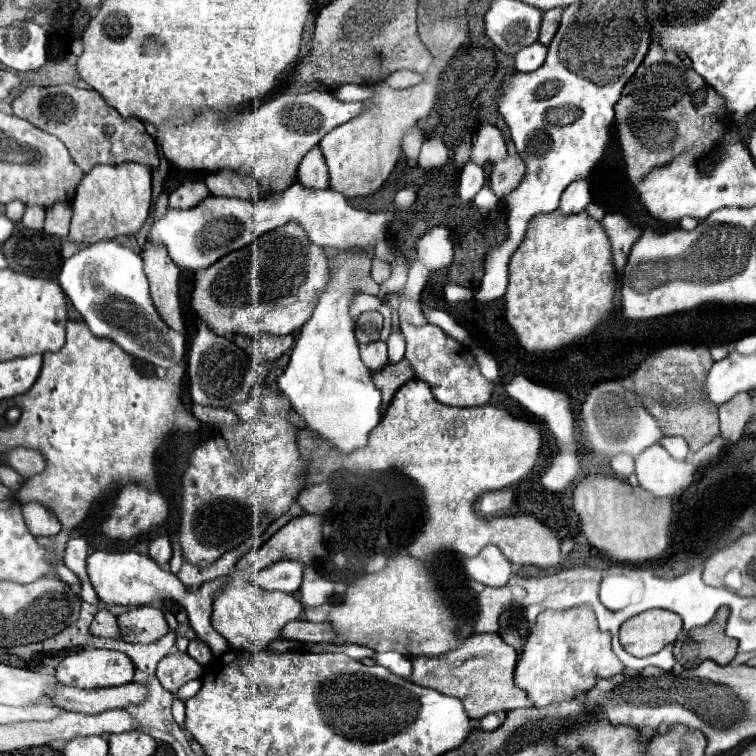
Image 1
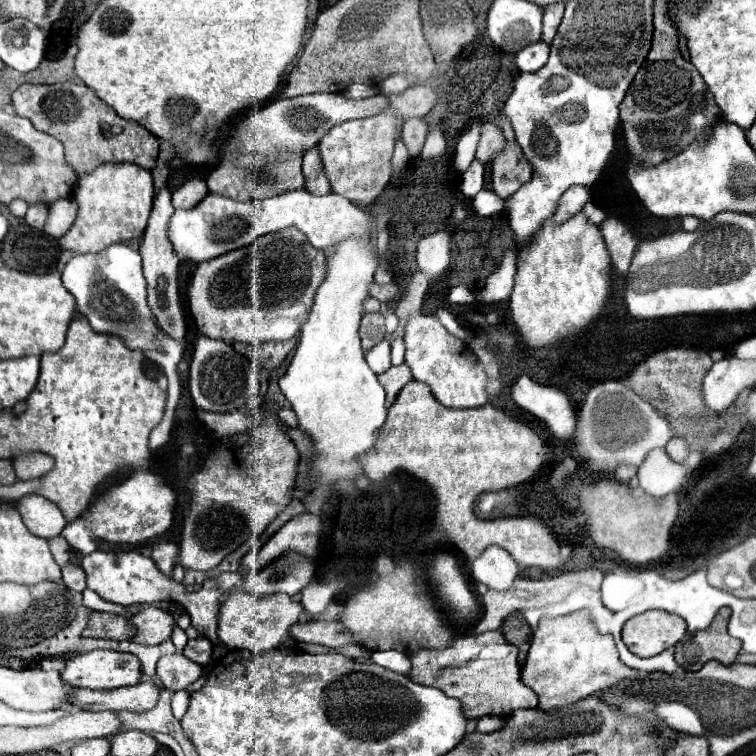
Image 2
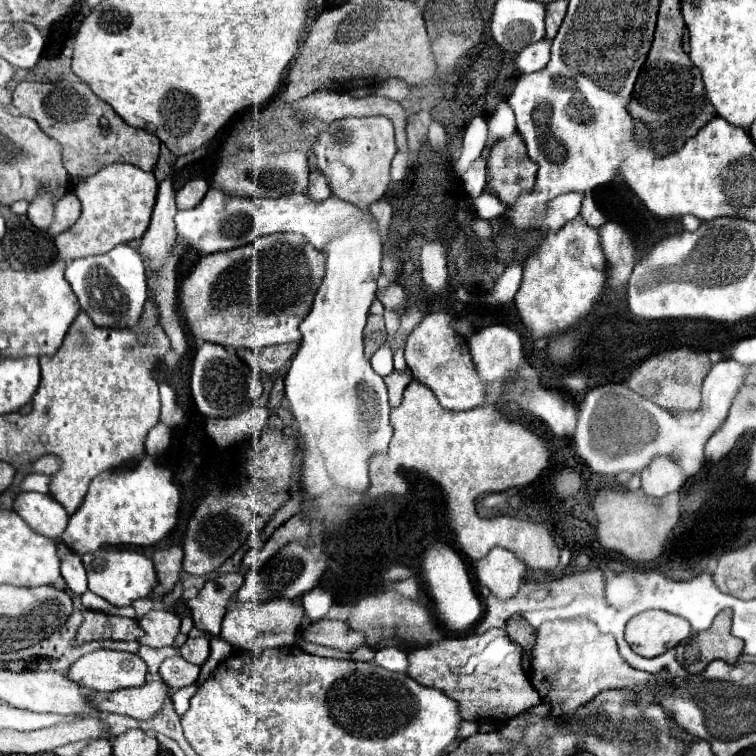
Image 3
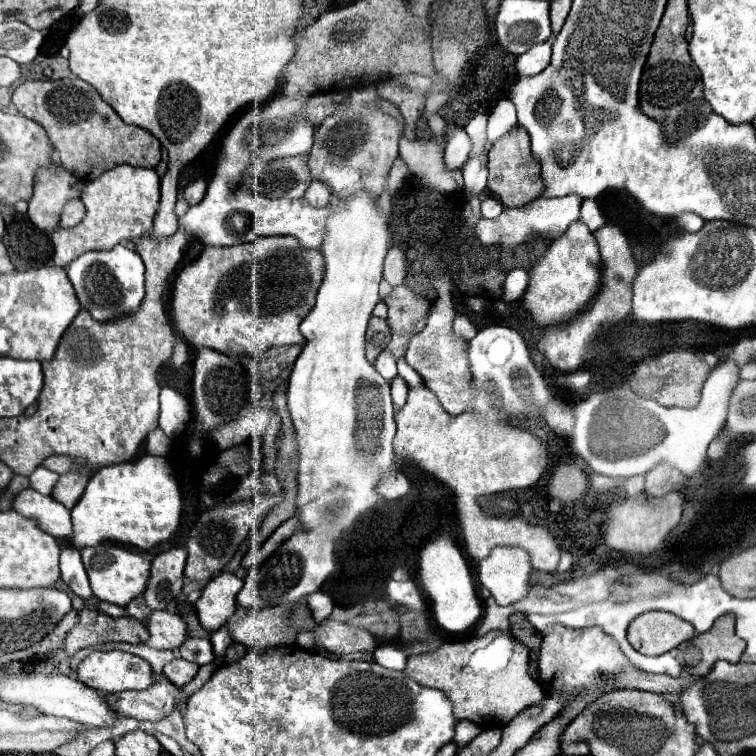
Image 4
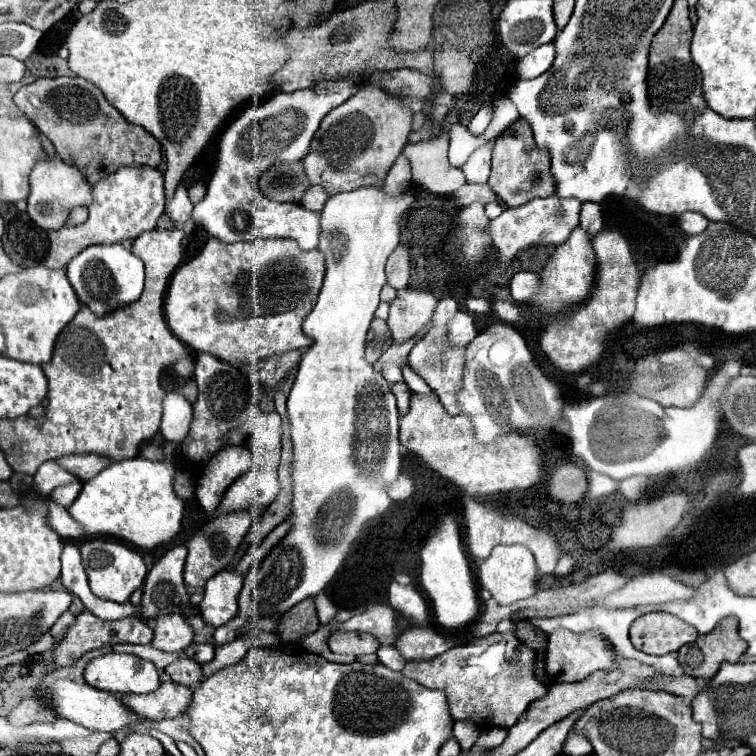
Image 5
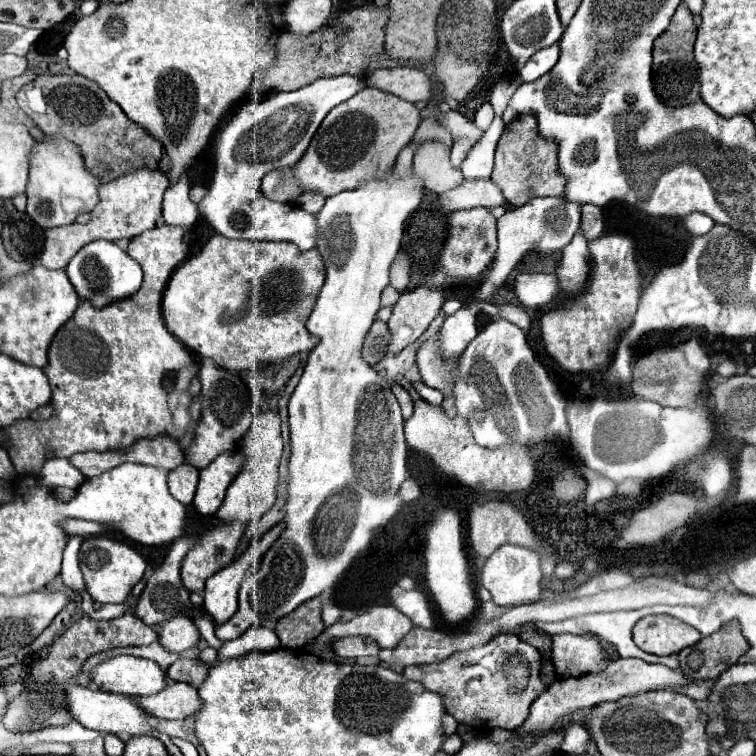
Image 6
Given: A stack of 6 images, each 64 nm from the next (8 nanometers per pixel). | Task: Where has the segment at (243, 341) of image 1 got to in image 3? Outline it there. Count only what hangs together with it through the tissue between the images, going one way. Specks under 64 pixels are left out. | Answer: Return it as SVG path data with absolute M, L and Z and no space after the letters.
M288 342L288 344L280 344L280 346L266 346L258 355L244 348L240 348L238 350L238 356L250 368L253 368L254 362L257 362L260 372L272 374L272 372L278 372L292 358L292 354L296 350L298 350L298 342Z

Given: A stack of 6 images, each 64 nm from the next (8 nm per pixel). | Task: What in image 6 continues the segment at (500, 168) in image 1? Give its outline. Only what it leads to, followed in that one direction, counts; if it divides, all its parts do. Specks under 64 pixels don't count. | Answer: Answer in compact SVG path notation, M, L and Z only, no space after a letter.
M518 116L504 128L504 134L500 136L500 142L496 146L492 182L496 182L498 188L508 188L510 200L514 200L514 204L526 204L536 196L562 196L564 176L560 176L558 172L556 154L556 144L538 136L536 118Z

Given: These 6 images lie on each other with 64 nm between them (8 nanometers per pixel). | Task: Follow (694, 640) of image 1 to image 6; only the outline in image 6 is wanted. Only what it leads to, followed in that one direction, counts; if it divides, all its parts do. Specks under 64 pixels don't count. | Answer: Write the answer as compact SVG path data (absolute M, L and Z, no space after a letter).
M730 620L718 632L704 636L694 646L684 648L678 654L680 668L692 680L714 680L722 668L738 662L746 650L748 642L740 632L740 624Z

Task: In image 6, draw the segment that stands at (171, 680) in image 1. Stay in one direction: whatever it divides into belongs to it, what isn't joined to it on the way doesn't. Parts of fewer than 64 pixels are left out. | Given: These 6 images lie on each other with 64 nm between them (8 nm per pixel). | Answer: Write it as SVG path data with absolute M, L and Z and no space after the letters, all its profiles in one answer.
M180 658L168 668L168 678L174 682L186 682L194 688L200 688L204 678L208 676L208 664L200 660L190 660L190 658Z

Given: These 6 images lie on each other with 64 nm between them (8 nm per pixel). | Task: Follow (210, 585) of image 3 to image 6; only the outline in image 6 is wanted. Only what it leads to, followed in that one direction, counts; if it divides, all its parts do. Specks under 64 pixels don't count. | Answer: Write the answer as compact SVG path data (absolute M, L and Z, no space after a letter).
M256 542L234 564L230 564L228 568L224 568L208 578L206 590L204 590L204 608L218 626L236 614L238 590L240 590L242 578L244 578L246 570L250 568L250 564L260 560L262 556L264 556L264 552L260 552L260 546Z

